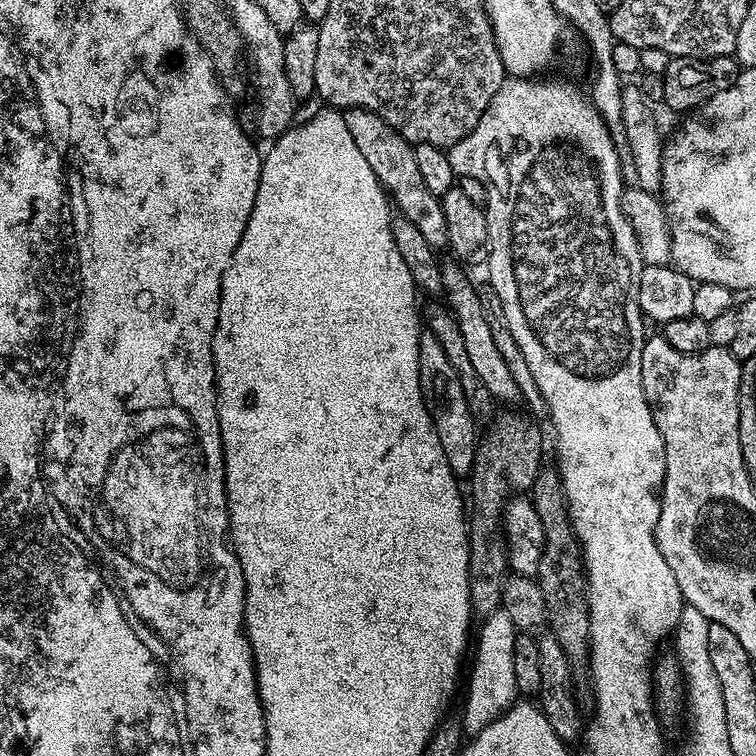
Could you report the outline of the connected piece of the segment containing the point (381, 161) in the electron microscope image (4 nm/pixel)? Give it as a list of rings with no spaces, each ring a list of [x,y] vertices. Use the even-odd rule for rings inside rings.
[[[350,108],[344,112],[344,117],[346,127],[350,129],[350,134],[354,137],[358,151],[366,157],[366,163],[370,165],[370,170],[374,170],[378,182],[388,193],[395,209],[417,227],[432,248],[447,249],[446,217],[442,215],[440,197],[435,196],[426,186],[425,179],[418,170],[414,146],[409,140],[402,138],[402,134],[394,130],[394,126],[390,126],[382,118],[378,118],[378,114],[370,110]]]

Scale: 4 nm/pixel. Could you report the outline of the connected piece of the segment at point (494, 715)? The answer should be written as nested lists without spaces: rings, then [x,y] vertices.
[[[502,607],[491,612],[489,616],[483,617],[481,624],[484,625],[480,628],[480,637],[477,640],[475,637],[474,640],[476,657],[472,660],[472,673],[468,676],[468,697],[464,700],[462,728],[468,734],[480,732],[487,724],[504,715],[512,707],[518,696],[516,683],[514,682],[514,642],[518,635],[518,629],[514,626],[514,622],[510,622],[510,614],[506,614],[506,610]]]

